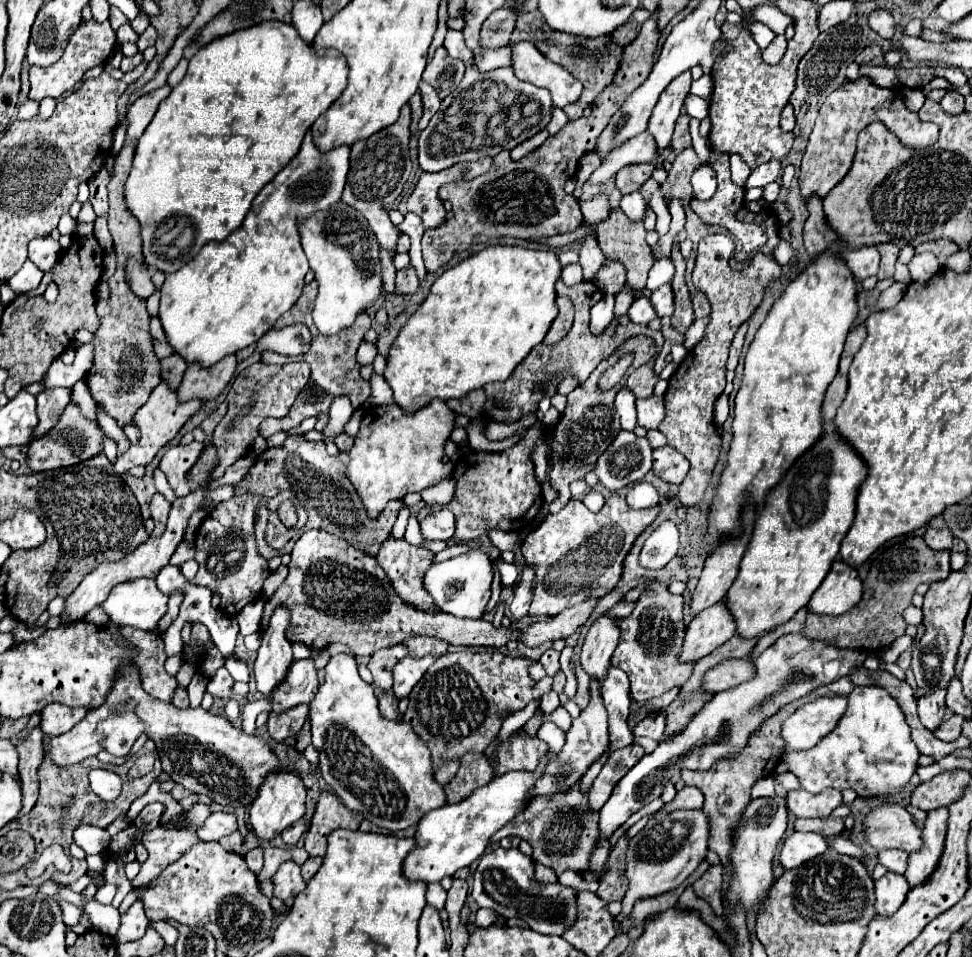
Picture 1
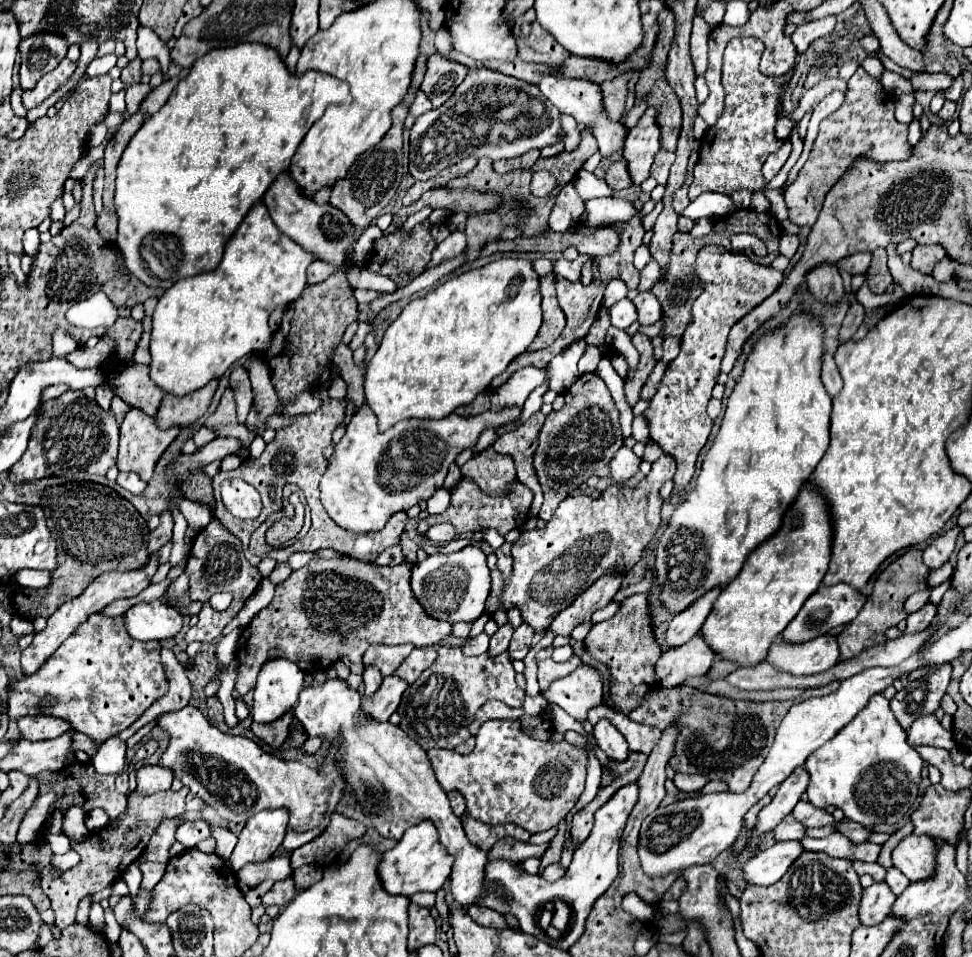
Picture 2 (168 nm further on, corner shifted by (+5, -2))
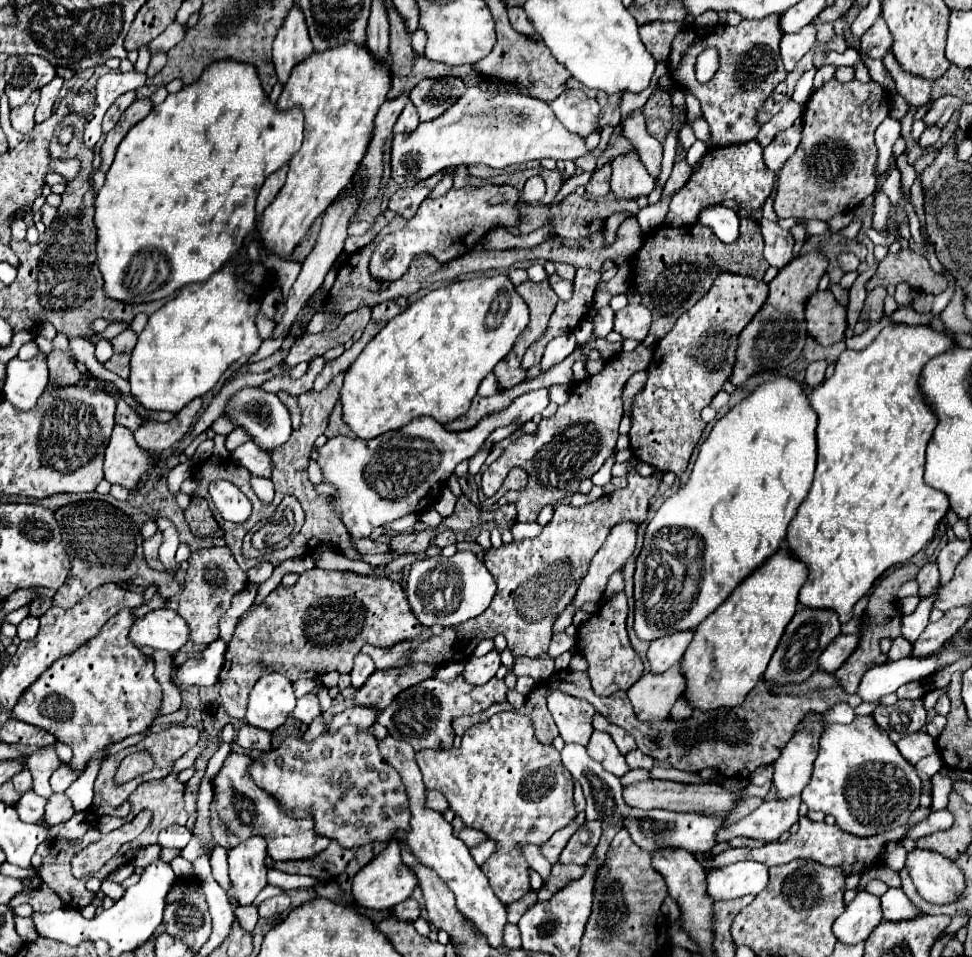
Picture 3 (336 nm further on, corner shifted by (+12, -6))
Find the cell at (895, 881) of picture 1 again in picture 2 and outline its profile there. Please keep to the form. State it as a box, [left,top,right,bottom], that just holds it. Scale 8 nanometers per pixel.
[859,882,895,926]

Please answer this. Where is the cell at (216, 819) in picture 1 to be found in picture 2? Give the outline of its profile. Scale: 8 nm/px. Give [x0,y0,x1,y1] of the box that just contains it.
[175,820,211,848]

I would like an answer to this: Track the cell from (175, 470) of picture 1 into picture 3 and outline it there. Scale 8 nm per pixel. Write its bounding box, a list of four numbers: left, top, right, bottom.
[230,442,270,478]

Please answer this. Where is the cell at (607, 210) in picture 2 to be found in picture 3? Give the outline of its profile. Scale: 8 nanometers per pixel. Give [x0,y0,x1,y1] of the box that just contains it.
[698,204,738,242]

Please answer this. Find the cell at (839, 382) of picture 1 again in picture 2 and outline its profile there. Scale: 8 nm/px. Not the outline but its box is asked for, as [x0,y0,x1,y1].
[821,354,843,396]

